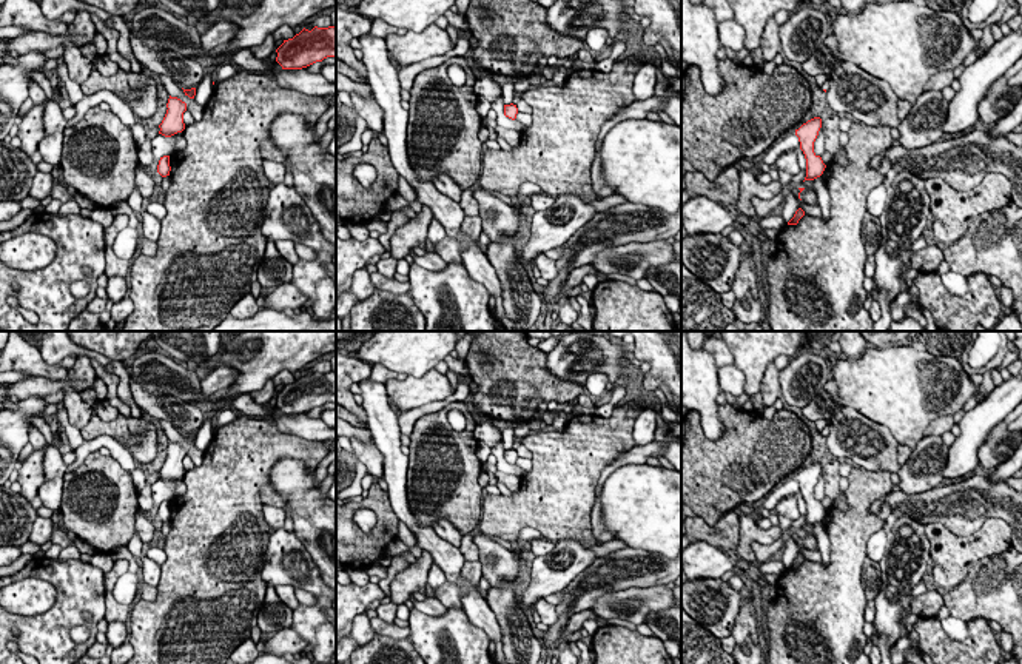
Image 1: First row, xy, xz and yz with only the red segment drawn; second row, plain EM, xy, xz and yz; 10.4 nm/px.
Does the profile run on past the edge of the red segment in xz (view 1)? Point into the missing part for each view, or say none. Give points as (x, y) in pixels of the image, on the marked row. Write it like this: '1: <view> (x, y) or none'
1: none

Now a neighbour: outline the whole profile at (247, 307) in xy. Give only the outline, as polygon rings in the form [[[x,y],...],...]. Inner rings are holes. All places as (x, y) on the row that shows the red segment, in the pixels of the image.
[[[245,294],[230,311],[234,319],[248,319],[253,317],[261,307],[256,302],[256,297],[251,294]]]

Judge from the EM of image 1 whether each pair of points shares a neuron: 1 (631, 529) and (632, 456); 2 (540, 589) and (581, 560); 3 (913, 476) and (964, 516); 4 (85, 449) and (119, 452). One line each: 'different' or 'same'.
1: different
2: same
3: different
4: same

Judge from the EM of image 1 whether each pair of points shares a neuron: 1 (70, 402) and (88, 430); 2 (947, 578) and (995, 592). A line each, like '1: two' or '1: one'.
1: two
2: two

